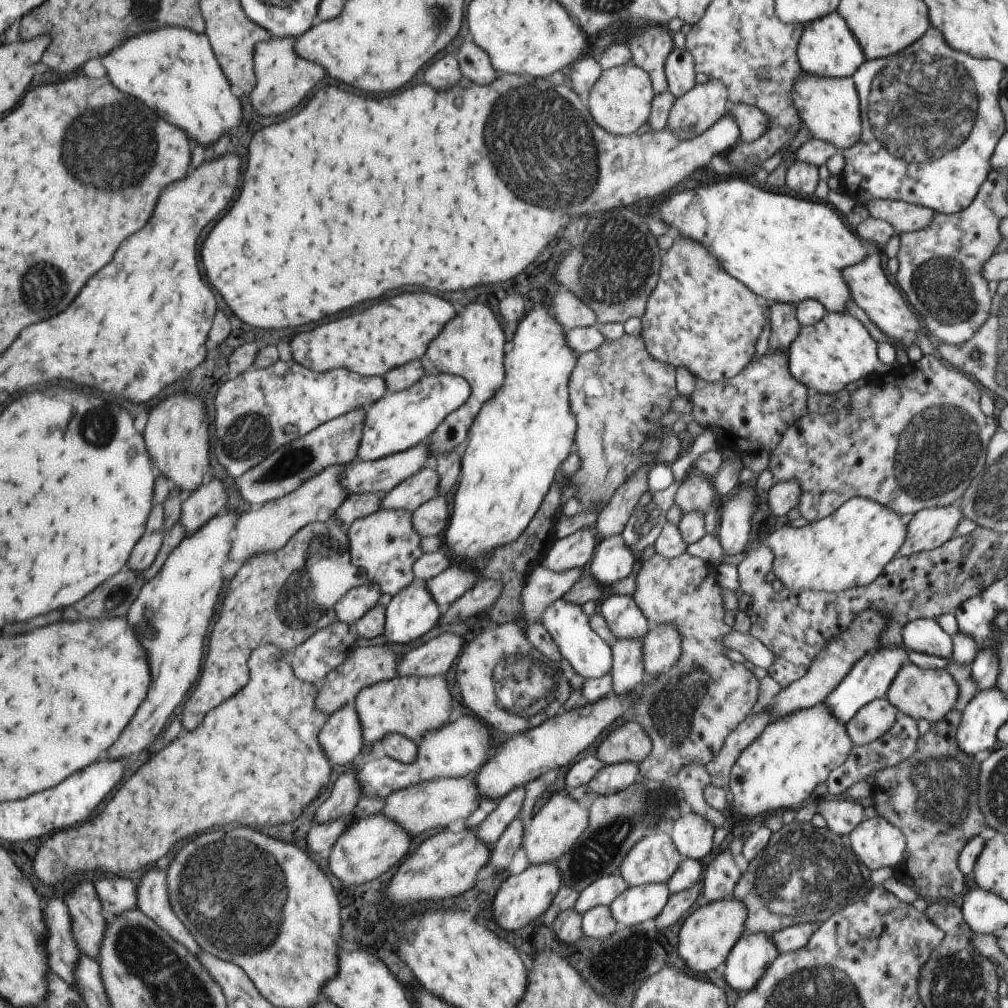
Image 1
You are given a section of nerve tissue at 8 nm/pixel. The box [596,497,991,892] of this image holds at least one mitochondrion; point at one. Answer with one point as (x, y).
(943, 780)

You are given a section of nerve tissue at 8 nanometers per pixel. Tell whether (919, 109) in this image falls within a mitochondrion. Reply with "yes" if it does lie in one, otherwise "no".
yes

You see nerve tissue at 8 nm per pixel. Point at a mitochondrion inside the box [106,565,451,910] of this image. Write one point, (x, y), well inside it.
(120, 594)

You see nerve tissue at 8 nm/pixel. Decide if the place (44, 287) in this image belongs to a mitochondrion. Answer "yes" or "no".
yes

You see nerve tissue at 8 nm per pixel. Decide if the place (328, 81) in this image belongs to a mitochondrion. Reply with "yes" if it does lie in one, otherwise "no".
no

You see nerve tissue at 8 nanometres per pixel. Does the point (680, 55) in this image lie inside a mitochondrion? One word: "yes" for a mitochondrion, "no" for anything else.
no

